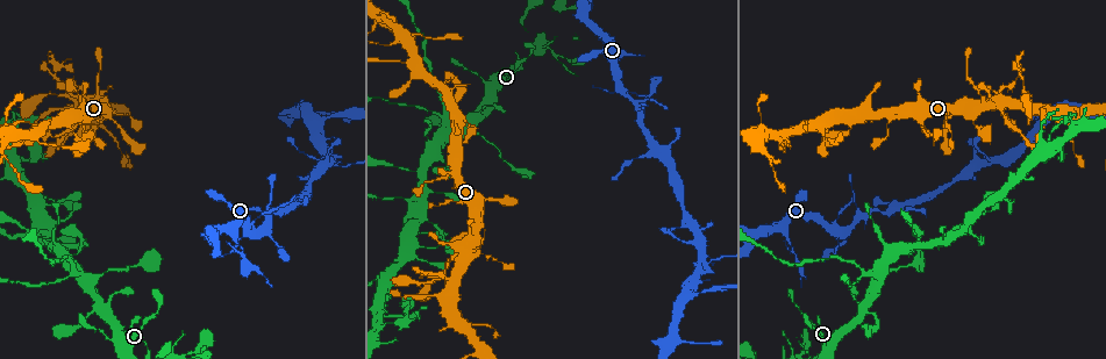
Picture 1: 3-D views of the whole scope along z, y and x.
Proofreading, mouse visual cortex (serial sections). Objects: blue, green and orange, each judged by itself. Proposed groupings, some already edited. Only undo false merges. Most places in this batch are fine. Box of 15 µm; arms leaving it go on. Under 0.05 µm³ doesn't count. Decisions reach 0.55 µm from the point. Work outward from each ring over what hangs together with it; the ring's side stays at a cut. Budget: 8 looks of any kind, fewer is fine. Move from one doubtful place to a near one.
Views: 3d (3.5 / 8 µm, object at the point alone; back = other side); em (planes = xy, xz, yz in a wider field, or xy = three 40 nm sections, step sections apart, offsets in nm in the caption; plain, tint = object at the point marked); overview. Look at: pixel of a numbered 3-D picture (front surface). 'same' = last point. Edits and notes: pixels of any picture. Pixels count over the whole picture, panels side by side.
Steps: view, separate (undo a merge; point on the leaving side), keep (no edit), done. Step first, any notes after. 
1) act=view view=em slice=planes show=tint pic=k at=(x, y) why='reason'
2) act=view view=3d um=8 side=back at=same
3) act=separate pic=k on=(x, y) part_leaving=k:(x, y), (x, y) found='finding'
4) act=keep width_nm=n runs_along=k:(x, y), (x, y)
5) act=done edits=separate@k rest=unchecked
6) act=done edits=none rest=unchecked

act=view view=3d um=3.5 pic=1 at=(79, 277) why='four or more arms meet'

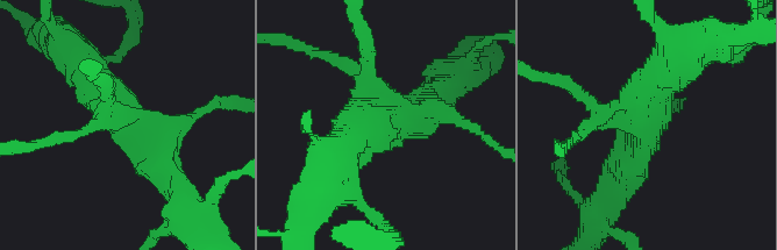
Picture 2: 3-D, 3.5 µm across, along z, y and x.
act=keep runs_along=2:(171, 178), (78, 59) found='all the same cell'

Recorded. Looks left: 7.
act=view view=em slice=xy step=1 show=tint pic=1 at=(427, 277) why='abrupt turn'

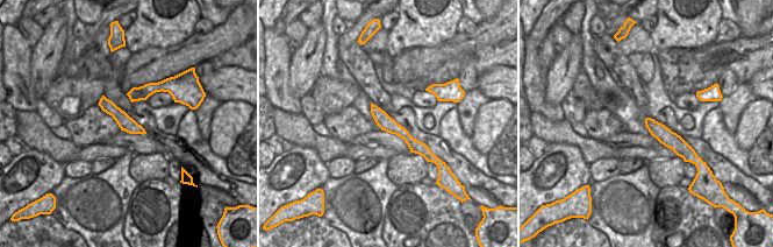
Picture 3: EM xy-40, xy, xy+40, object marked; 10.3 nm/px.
act=view view=3d um=3.5 at=same

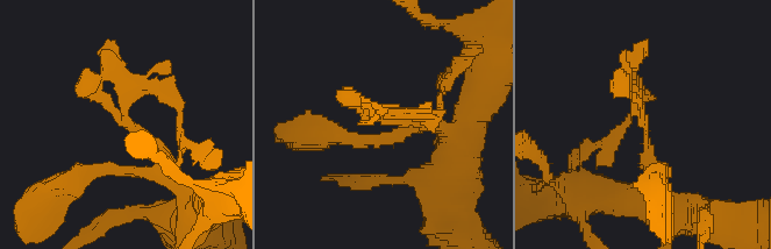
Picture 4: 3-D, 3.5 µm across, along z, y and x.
act=keep runs_along=3:(373, 107), (391, 126), (429, 154) found='continuous, no second cell'

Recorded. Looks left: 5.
act=view view=3d um=8 pic=1 at=(1001, 114) why='thin neck'

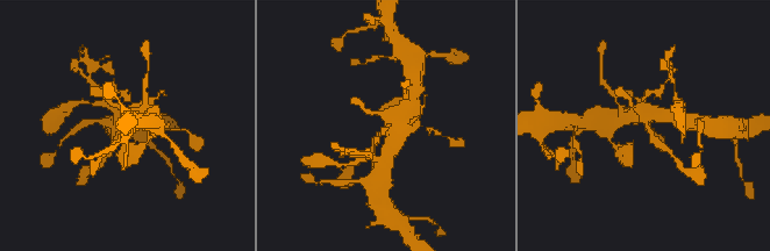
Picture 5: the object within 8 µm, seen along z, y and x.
act=view view=3d um=3.5 pic=5 at=(646, 128) why='closer look'

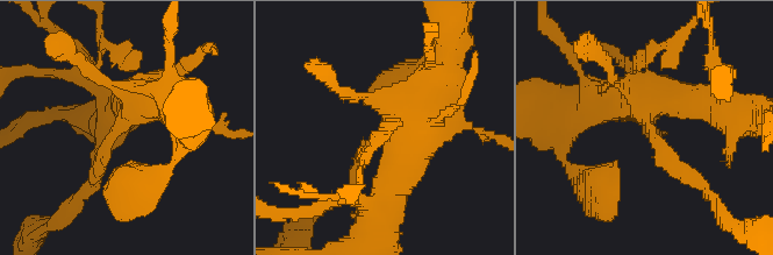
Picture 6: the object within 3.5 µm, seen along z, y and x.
act=view view=em slice=xy step=2 show=tint pic=6 at=(649, 128) arm_widths_nm=200,600 why='shape alone is not enough'

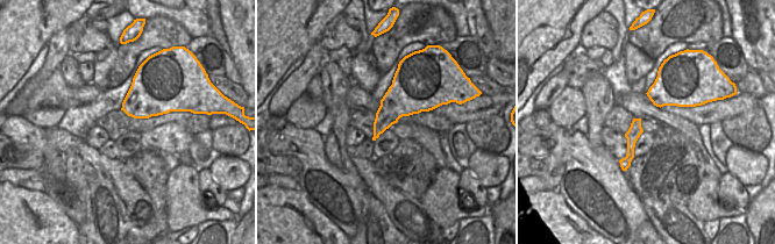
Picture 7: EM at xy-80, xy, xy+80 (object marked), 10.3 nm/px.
act=keep runs_along=6:(620, 104), (696, 179) found='continuous, no second cell'

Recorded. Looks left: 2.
act=done edits=none rest=unchecked

